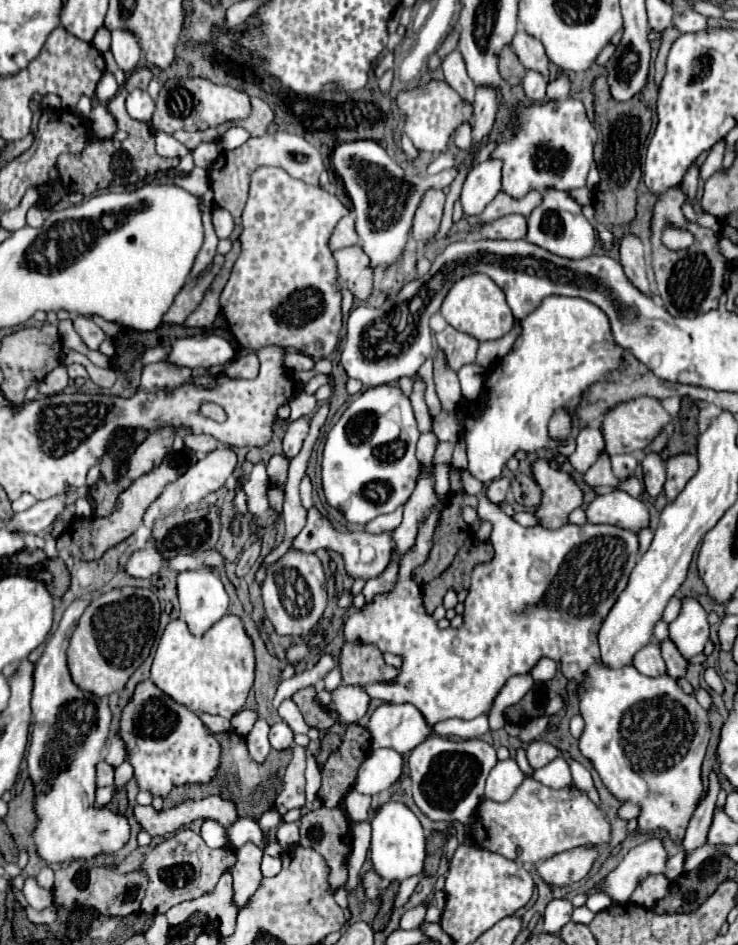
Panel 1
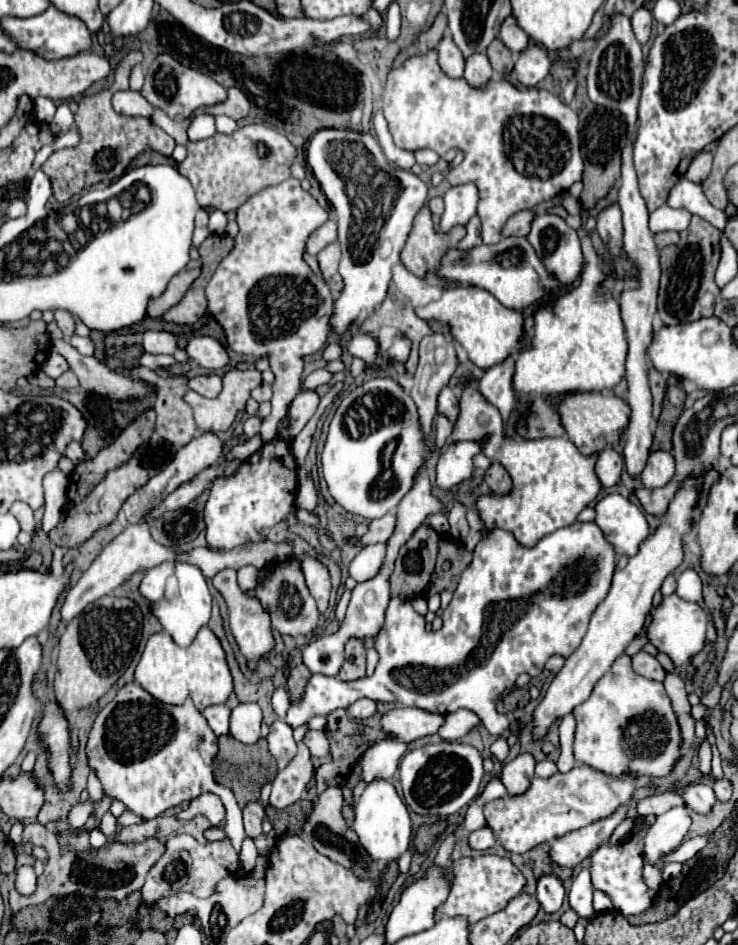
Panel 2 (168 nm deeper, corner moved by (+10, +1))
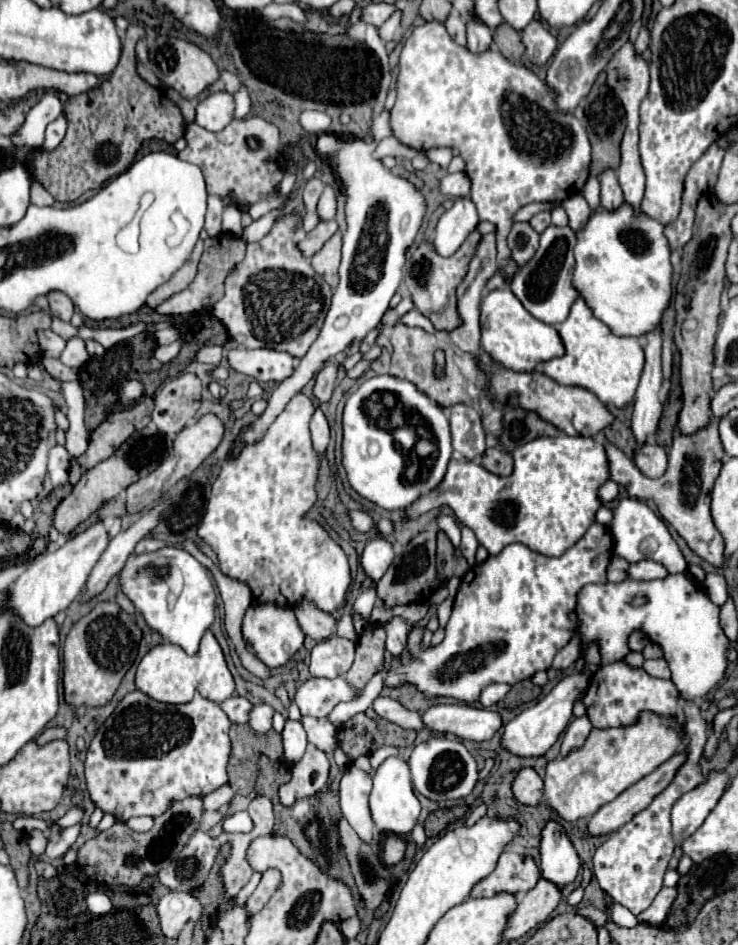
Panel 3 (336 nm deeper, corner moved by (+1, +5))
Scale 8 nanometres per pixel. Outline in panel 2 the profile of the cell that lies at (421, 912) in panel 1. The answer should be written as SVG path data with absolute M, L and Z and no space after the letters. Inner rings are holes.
M450 834L446 837L444 842L438 849L437 855L434 859L434 863L440 867L446 867L450 861L450 856L455 845L454 834Z

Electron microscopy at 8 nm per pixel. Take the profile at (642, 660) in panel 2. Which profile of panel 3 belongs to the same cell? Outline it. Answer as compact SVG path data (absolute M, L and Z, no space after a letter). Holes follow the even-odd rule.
M648 659L644 665L644 671L652 677L660 677L660 679L670 679L670 669L668 663L664 659Z

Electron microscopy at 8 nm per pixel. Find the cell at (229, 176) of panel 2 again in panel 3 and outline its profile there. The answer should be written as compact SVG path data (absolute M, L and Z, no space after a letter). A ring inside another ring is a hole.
M248 117L234 119L222 131L212 133L200 125L188 125L184 133L188 145L178 153L180 159L198 165L206 177L206 189L210 195L232 199L238 207L250 207L274 193L282 181L280 165L280 129L266 119Z

